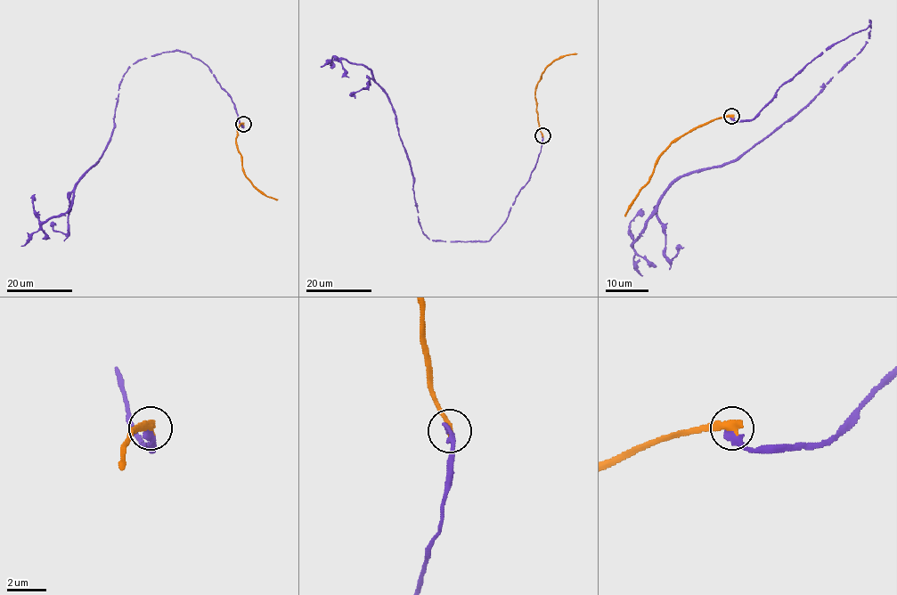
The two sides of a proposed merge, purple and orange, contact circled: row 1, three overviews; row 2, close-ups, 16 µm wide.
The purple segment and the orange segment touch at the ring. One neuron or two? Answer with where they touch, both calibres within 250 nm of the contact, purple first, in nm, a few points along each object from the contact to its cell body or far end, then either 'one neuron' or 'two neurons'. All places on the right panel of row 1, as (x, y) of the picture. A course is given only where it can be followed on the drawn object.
(731, 116) | 380/420 nm | purple via (732, 117), (752, 119), (870, 22), (801, 110), (734, 159), (680, 176), (632, 245), (642, 208) | orange via (732, 116), (714, 118), (679, 136), (658, 159), (652, 176), (625, 215) | two neurons

